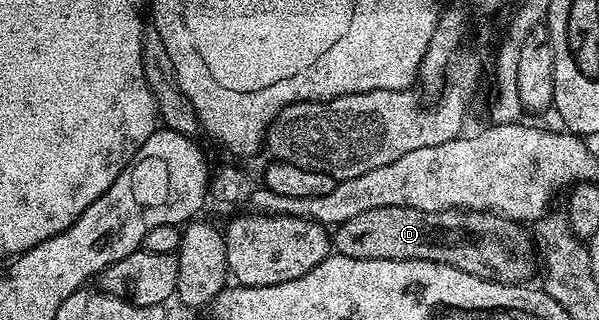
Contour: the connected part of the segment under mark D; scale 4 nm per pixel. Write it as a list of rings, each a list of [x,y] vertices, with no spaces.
[[[377,207],[373,211],[361,211],[361,215],[353,215],[353,219],[345,219],[345,223],[334,226],[330,234],[331,248],[335,253],[345,255],[349,259],[389,259],[390,261],[438,261],[440,265],[451,265],[466,273],[472,273],[474,277],[486,277],[488,281],[502,281],[504,283],[523,283],[531,272],[536,272],[537,250],[530,232],[527,233],[522,224],[512,221],[497,213],[484,213],[482,211],[468,211],[465,209],[446,209],[430,213],[429,211],[417,211],[413,207]]]

